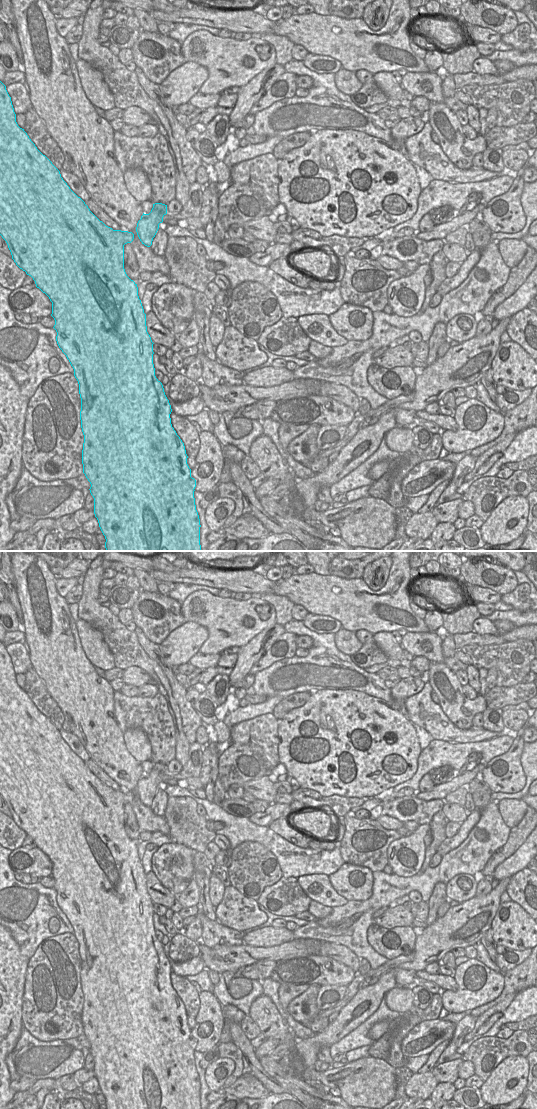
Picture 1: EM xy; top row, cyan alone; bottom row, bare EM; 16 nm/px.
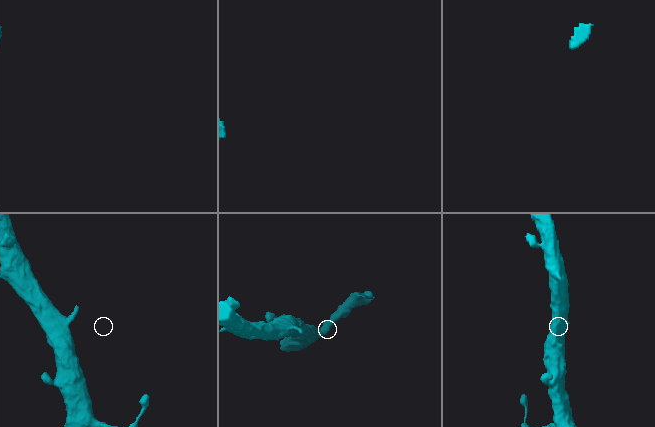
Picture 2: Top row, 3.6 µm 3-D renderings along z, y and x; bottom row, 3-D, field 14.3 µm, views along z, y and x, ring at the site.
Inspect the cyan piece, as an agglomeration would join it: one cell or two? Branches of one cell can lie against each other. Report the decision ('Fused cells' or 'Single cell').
Single cell.

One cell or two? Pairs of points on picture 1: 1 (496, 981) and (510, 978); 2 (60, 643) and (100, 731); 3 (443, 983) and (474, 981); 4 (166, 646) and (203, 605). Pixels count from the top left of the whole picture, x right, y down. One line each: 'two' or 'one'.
1: two
2: one
3: two
4: two

